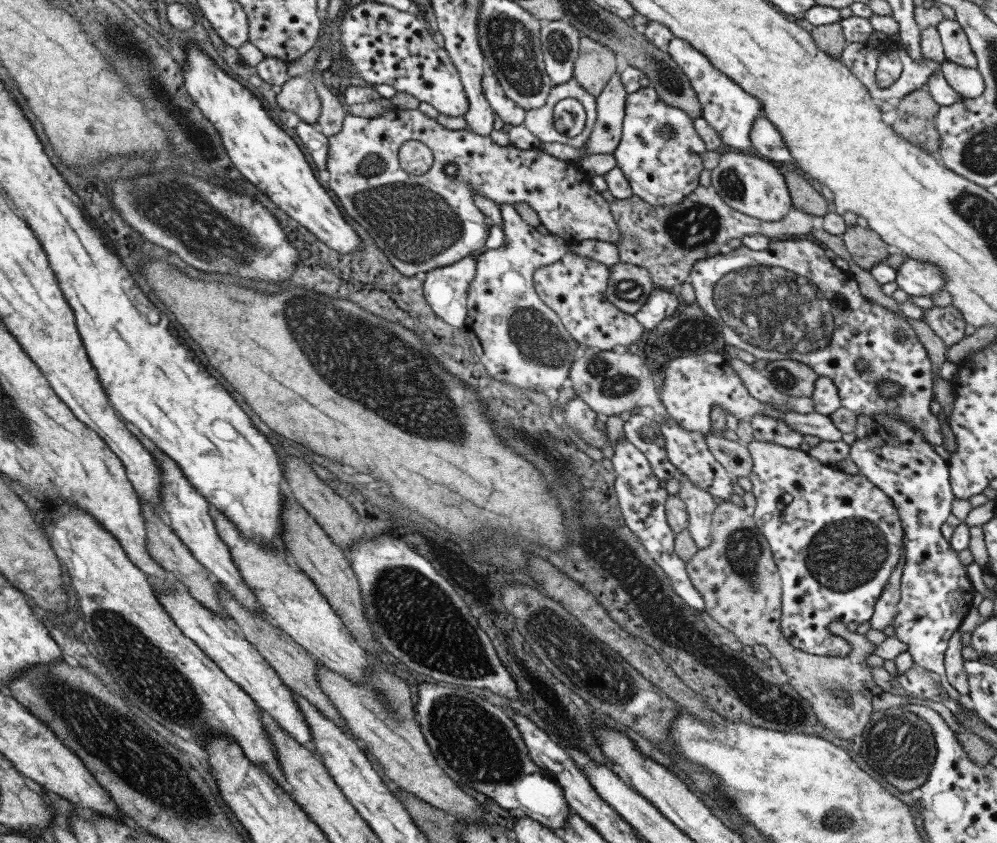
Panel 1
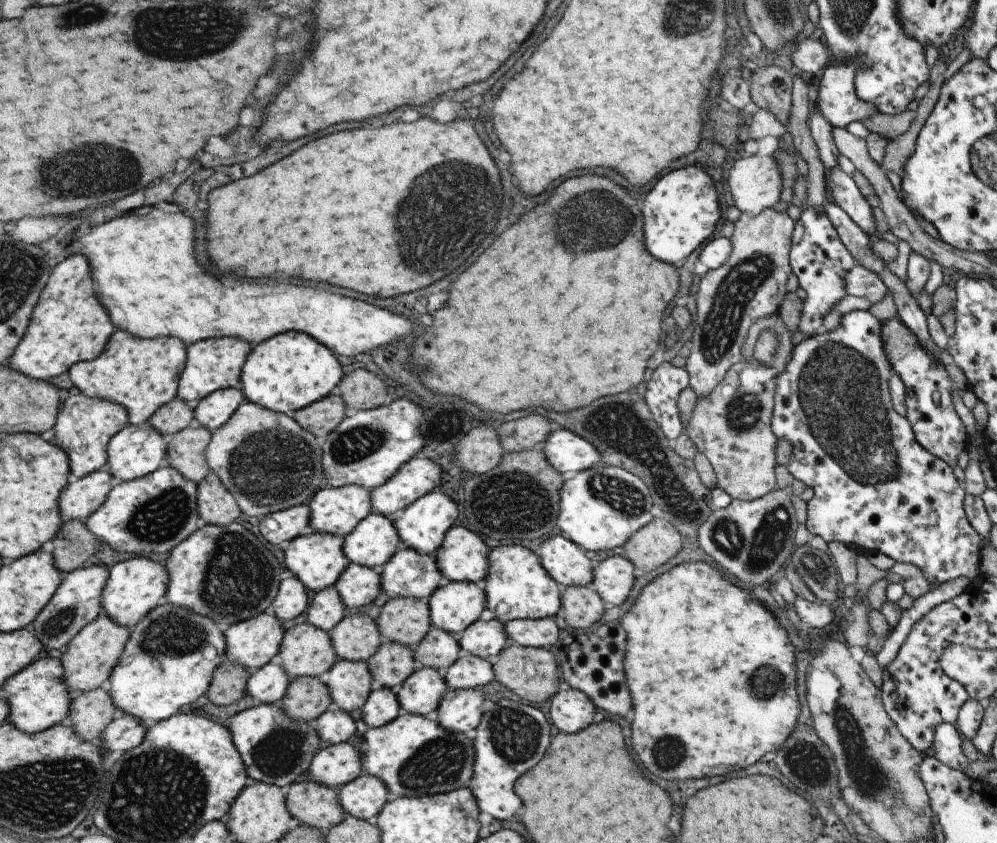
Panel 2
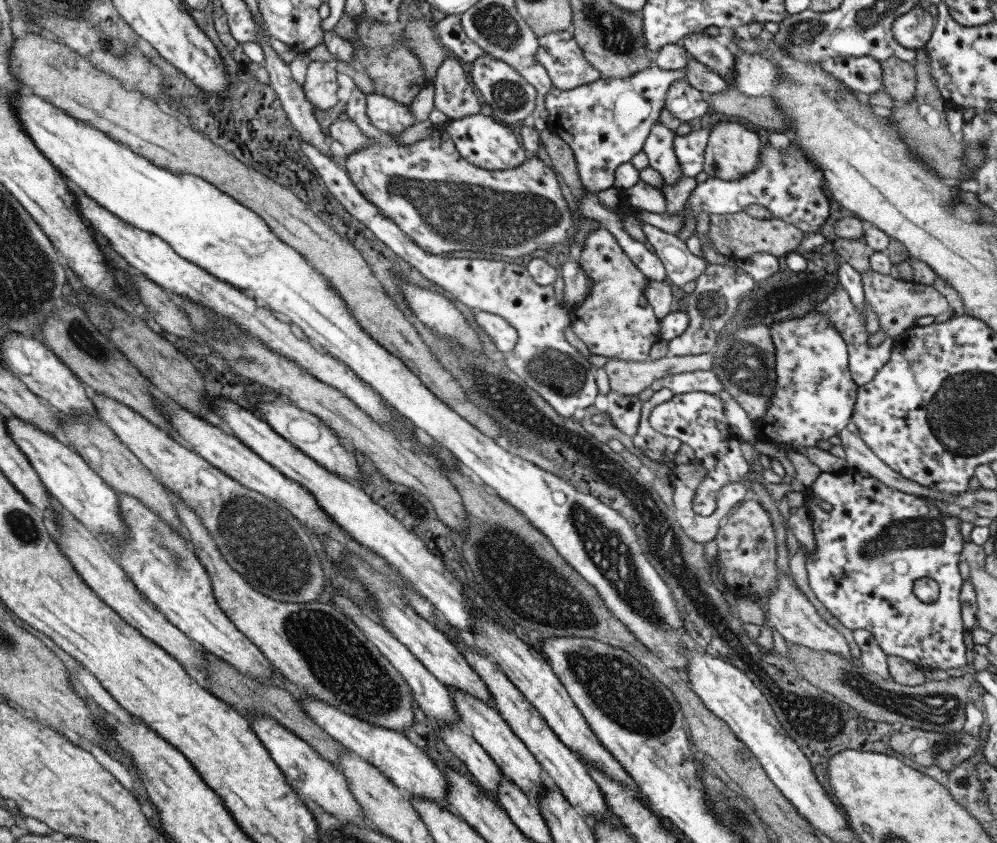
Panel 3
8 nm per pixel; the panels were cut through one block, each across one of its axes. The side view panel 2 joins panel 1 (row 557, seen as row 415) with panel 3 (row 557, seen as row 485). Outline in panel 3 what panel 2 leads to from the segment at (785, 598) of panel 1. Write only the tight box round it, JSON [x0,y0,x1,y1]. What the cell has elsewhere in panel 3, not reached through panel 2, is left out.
[801,472,966,670]

